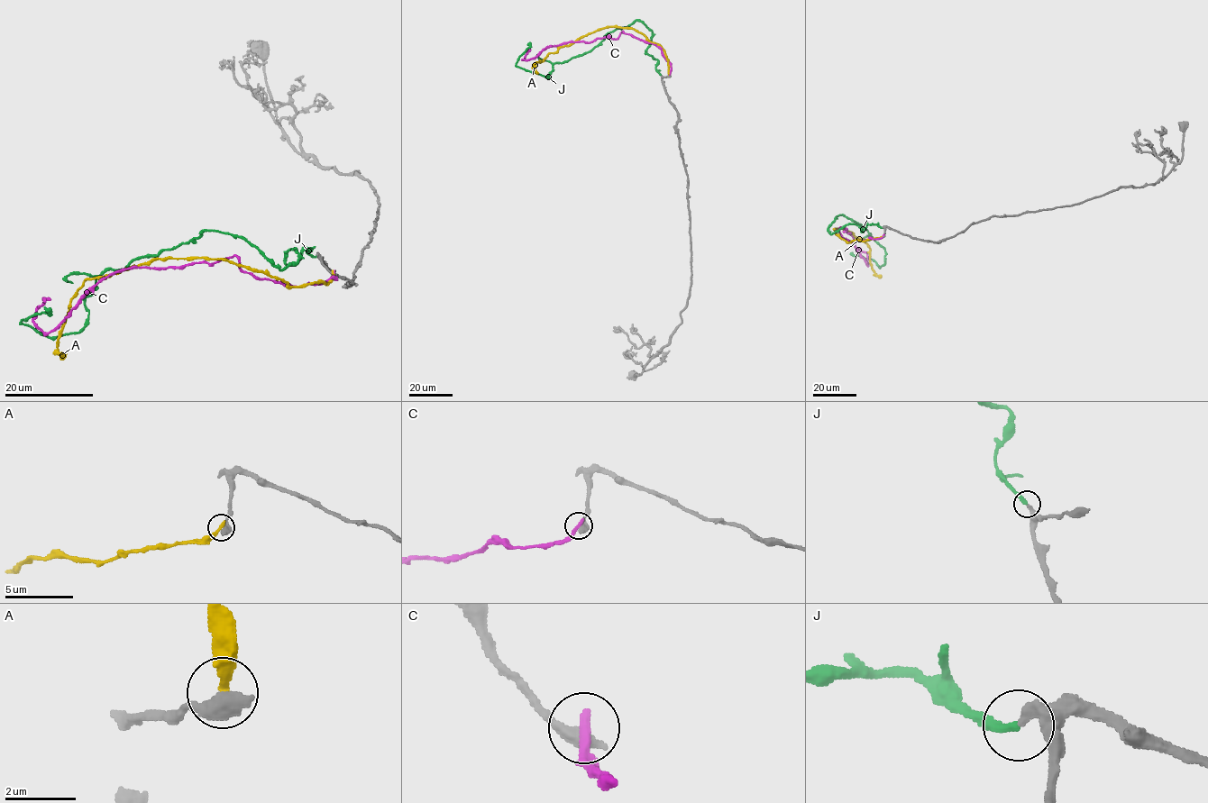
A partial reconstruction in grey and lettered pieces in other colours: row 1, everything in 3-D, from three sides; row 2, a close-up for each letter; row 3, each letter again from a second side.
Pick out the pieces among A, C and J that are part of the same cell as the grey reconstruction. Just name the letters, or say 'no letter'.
J

